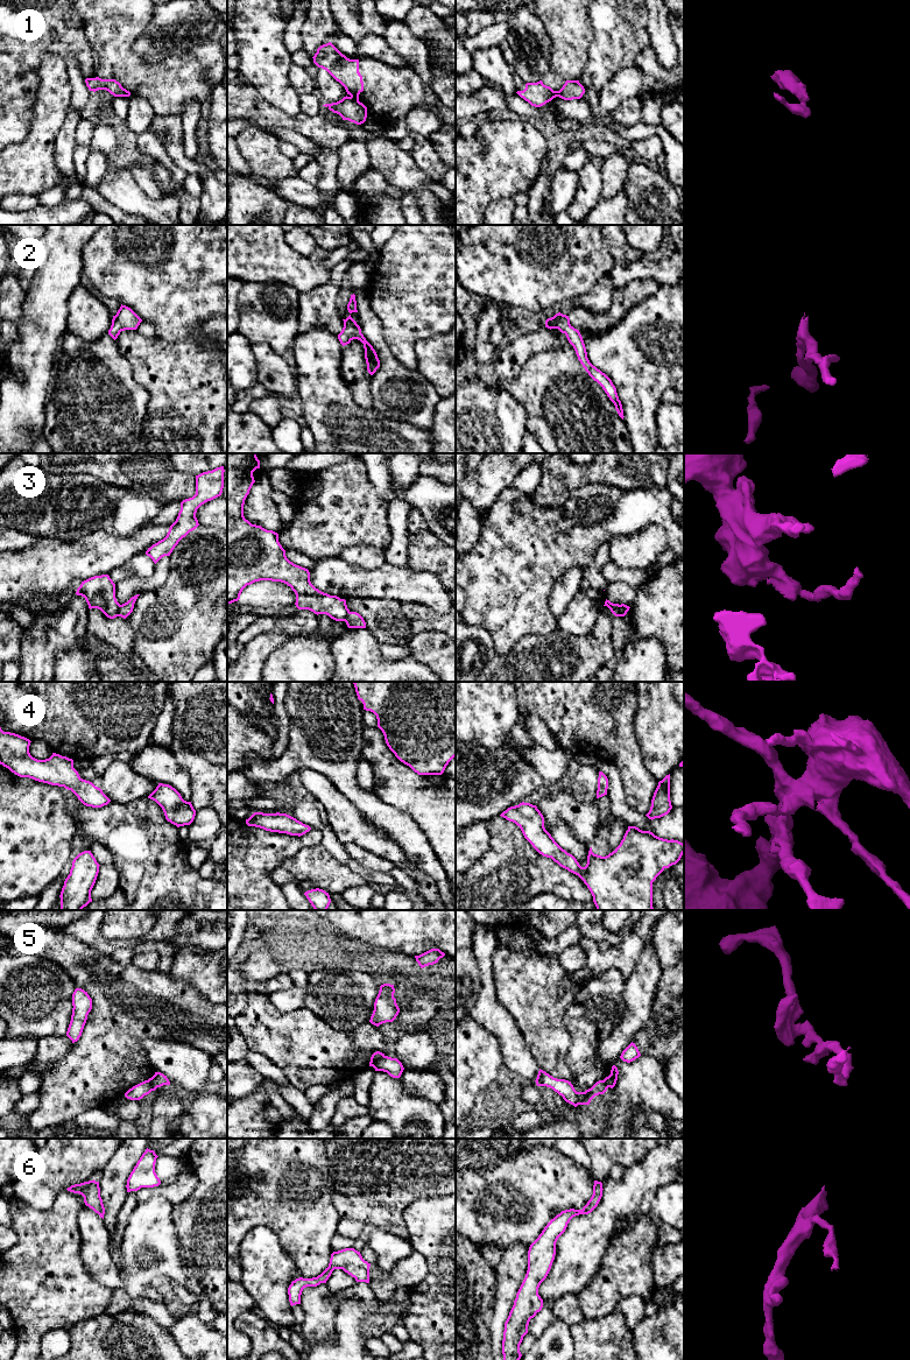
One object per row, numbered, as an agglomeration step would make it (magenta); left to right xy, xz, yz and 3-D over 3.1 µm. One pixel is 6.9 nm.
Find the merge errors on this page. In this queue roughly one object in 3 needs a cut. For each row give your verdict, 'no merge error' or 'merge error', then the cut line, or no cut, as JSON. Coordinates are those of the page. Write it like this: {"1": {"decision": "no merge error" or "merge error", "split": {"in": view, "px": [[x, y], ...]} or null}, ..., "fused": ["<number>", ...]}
{"1": {"decision": "merge error", "split": {"in": "xz", "px": [[351, 96], [358, 100]]}}, "2": {"decision": "no merge error", "split": null}, "3": {"decision": "merge error", "split": {"in": "xy", "px": [[120, 605], [118, 615]]}}, "4": {"decision": "no merge error", "split": null}, "5": {"decision": "merge error", "split": {"in": "xz", "px": [[383, 1055], [372, 1065]]}}, "6": {"decision": "no merge error", "split": null}, "fused": ["1", "3", "5"]}

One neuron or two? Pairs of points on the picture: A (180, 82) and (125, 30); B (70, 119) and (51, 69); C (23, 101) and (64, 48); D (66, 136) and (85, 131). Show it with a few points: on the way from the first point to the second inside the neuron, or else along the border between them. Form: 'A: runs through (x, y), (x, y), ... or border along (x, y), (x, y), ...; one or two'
A: runs through (157, 86), (146, 86), (125, 65), (125, 53); one
B: border along (69, 106), (64, 121), (55, 135); two
C: runs through (14, 82), (14, 74), (41, 47), (44, 47); one
D: border along (83, 118), (76, 128), (75, 143); two

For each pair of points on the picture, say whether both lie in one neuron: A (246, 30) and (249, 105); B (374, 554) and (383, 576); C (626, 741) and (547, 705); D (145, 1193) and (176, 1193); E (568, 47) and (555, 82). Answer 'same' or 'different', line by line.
A: different
B: different
C: same
D: same
E: same

